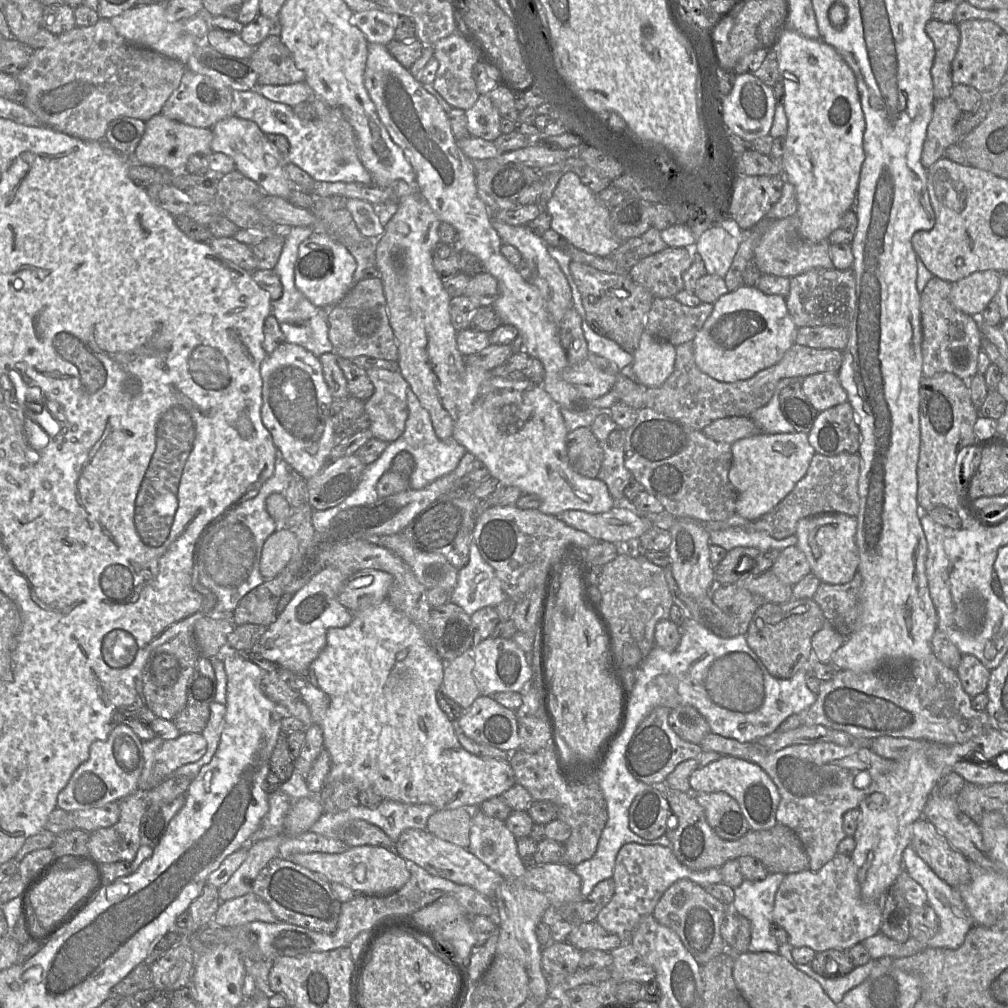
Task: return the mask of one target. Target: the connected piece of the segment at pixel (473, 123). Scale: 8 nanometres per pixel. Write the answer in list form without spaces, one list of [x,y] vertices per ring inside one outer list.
[[[489,93],[479,95],[475,104],[465,110],[467,130],[471,137],[494,141],[501,135],[500,115],[489,98]]]

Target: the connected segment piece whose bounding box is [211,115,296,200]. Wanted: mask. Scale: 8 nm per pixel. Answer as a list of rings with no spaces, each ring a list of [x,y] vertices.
[[[233,115],[217,122],[212,128],[211,151],[224,153],[233,159],[235,170],[256,182],[266,195],[278,196],[285,200],[296,189],[285,170],[288,162],[278,149],[271,144],[258,125]]]

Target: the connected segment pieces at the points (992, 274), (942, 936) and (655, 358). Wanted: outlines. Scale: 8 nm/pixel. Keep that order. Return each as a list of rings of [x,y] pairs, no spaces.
[[[986,270],[952,283],[952,305],[967,315],[979,317],[999,290],[1001,275],[999,271]]]
[[[908,845],[904,849],[902,863],[903,869],[906,870],[909,876],[919,883],[926,892],[928,904],[934,909],[939,920],[938,931],[926,943],[921,943],[912,937],[903,943],[903,956],[916,954],[927,947],[950,949],[959,948],[963,944],[967,932],[976,924],[957,889],[951,887],[945,881],[940,879],[924,862],[924,860],[917,855],[911,845]]]
[[[643,331],[633,356],[632,367],[637,382],[645,388],[655,388],[672,374],[676,350],[669,342],[658,340]]]

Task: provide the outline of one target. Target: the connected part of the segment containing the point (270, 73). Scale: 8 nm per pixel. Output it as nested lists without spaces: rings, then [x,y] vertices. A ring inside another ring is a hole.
[[[277,31],[255,47],[249,58],[258,76],[258,85],[286,85],[305,81],[305,73],[295,65],[292,53]]]

